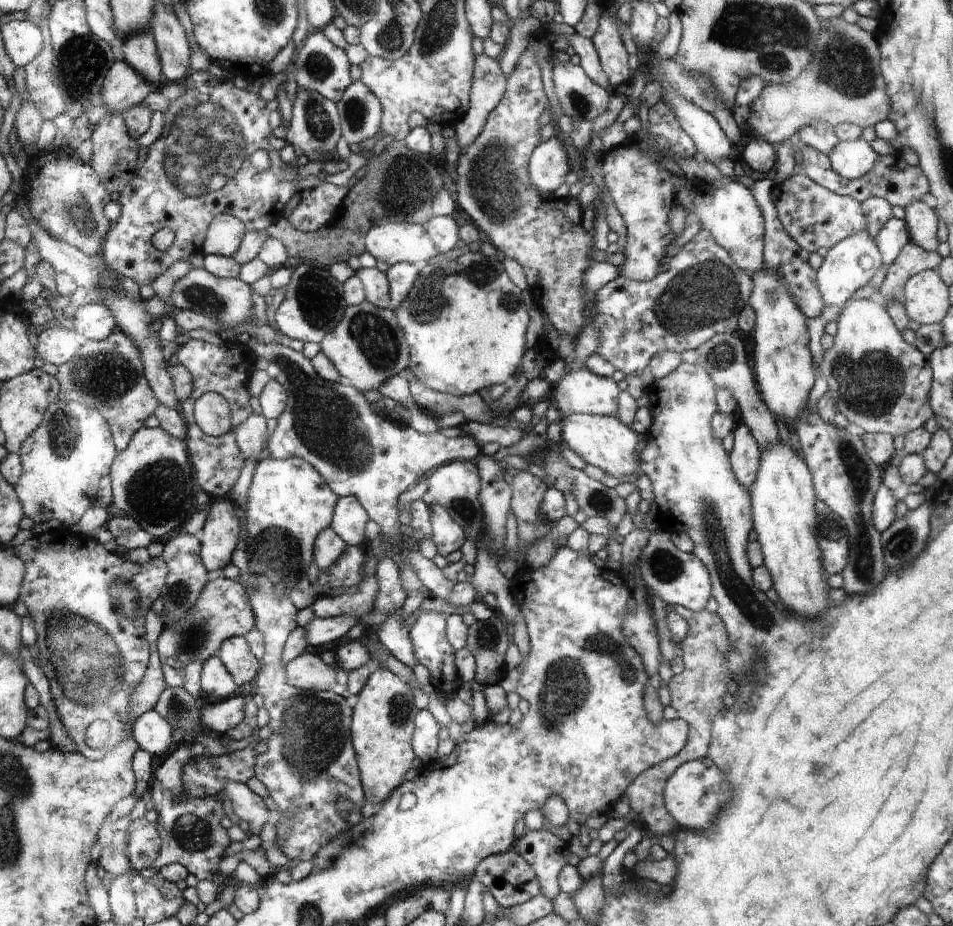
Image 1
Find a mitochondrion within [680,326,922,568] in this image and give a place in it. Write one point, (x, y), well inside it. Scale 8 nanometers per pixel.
(871, 384)

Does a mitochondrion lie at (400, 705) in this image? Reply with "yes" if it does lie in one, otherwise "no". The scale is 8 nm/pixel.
yes

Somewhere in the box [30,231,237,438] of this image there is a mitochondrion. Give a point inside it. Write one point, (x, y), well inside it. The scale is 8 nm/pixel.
(106, 377)

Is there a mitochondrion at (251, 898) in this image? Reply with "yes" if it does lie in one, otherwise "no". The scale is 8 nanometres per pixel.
no

